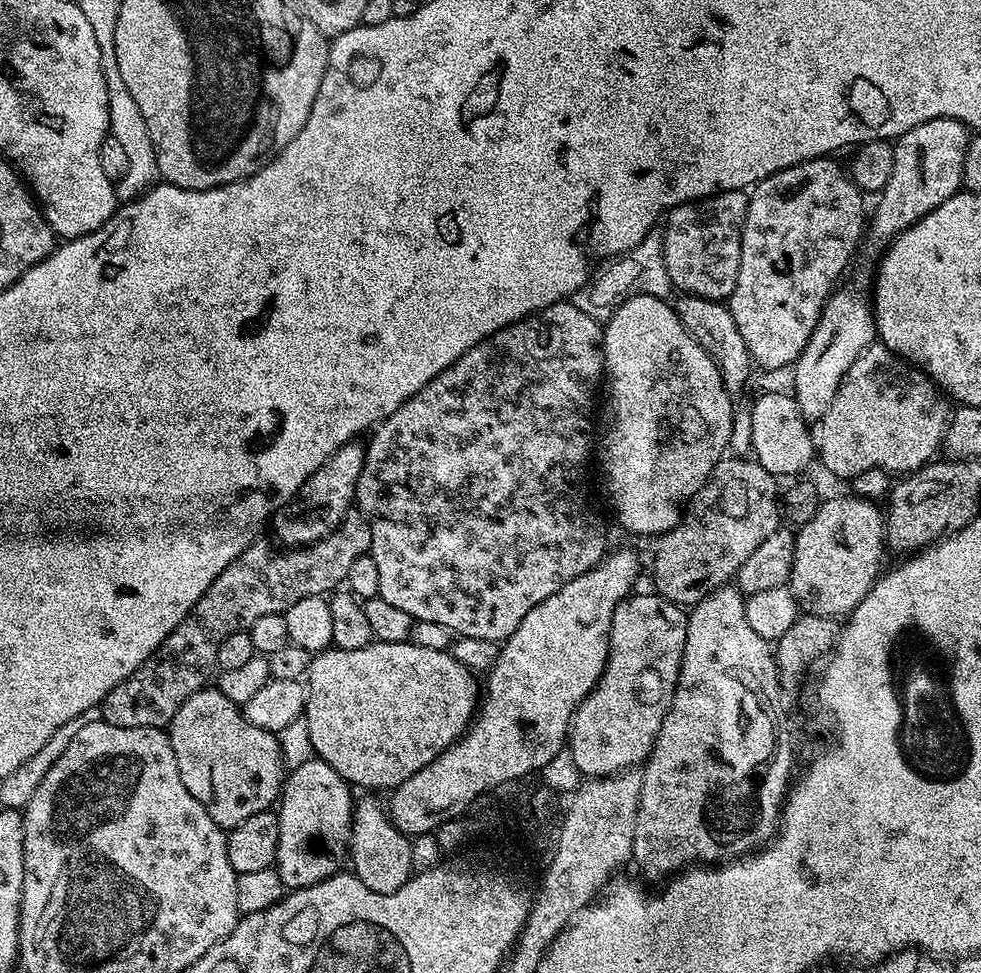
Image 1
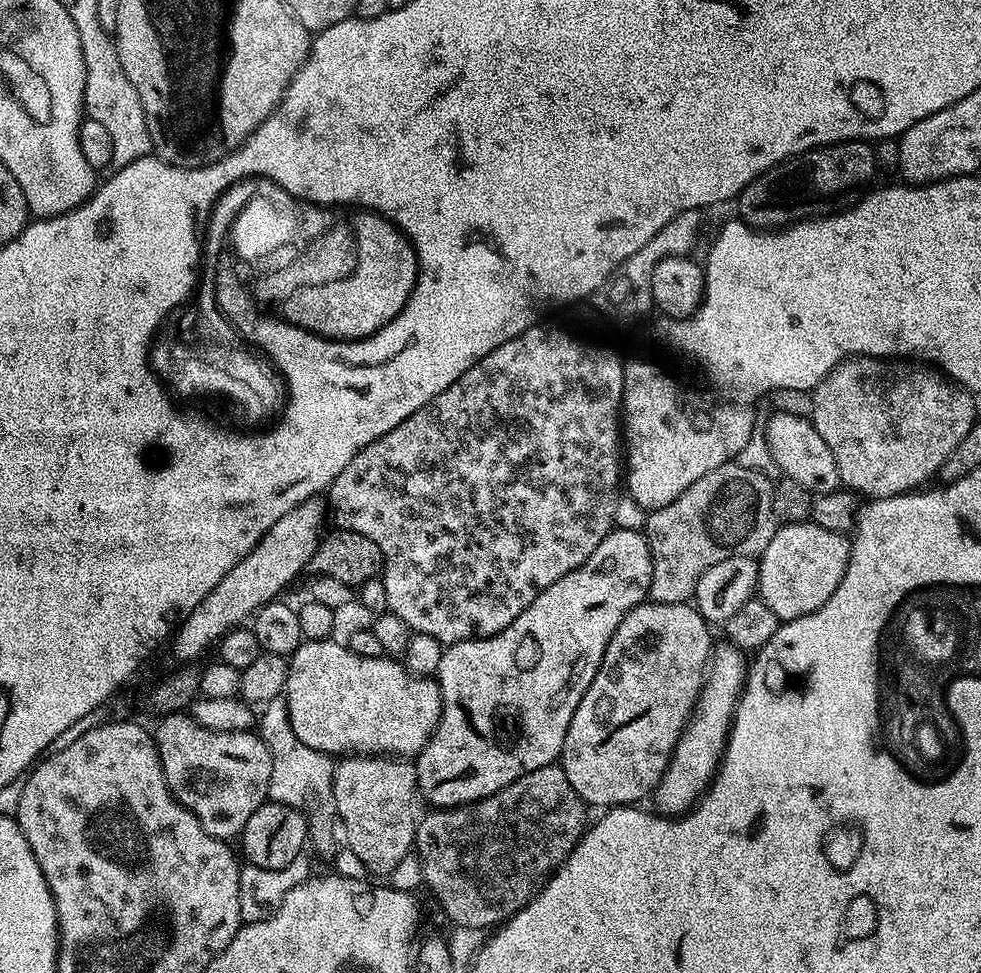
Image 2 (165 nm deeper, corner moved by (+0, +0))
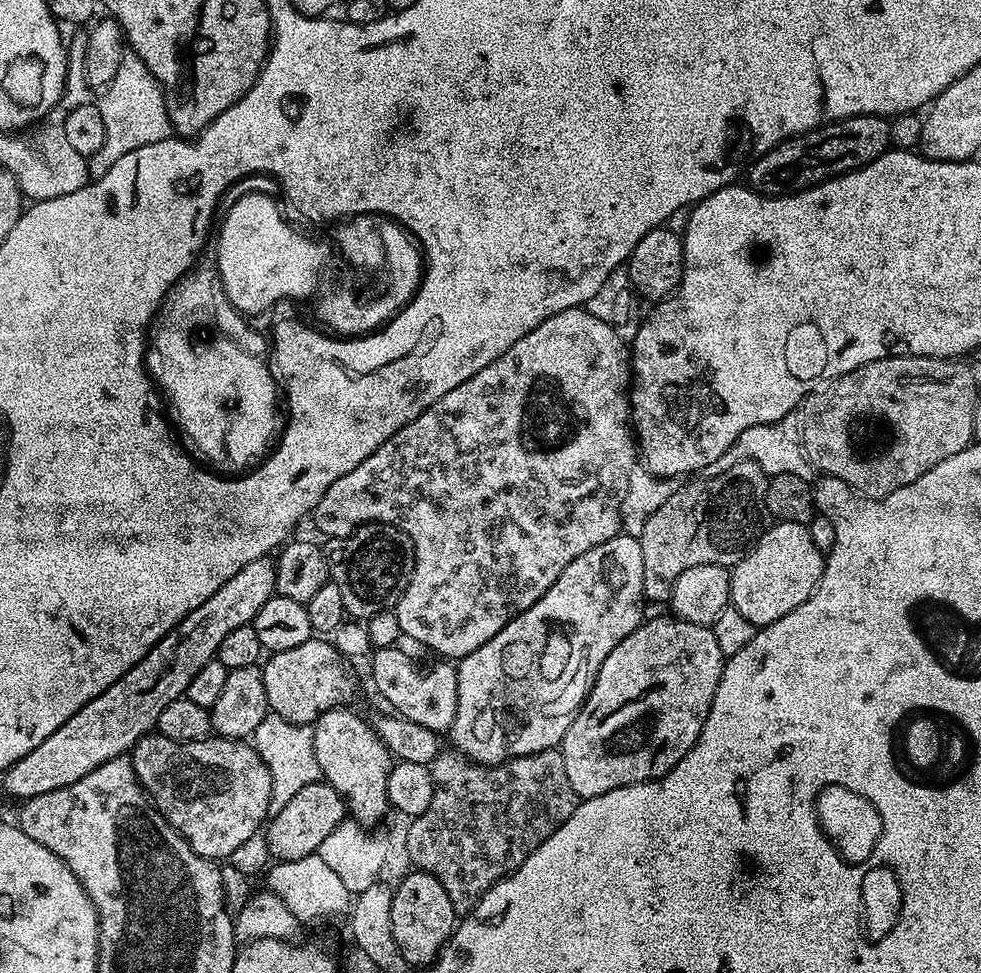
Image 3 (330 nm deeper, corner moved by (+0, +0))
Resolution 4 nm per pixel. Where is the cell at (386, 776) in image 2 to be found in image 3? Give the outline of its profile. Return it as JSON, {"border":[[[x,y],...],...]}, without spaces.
{"border":[[[348,706],[331,708],[316,719],[312,730],[314,755],[318,758],[323,783],[340,792],[351,819],[365,826],[376,826],[390,812],[387,778],[390,777],[394,757],[385,737],[350,709]]]}

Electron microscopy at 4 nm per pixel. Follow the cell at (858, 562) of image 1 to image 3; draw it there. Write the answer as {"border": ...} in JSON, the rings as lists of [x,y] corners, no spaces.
{"border":[[[776,522],[760,535],[760,541],[731,569],[731,607],[743,614],[757,629],[778,622],[790,610],[802,606],[820,585],[825,553],[814,546],[807,527],[794,522]]]}

